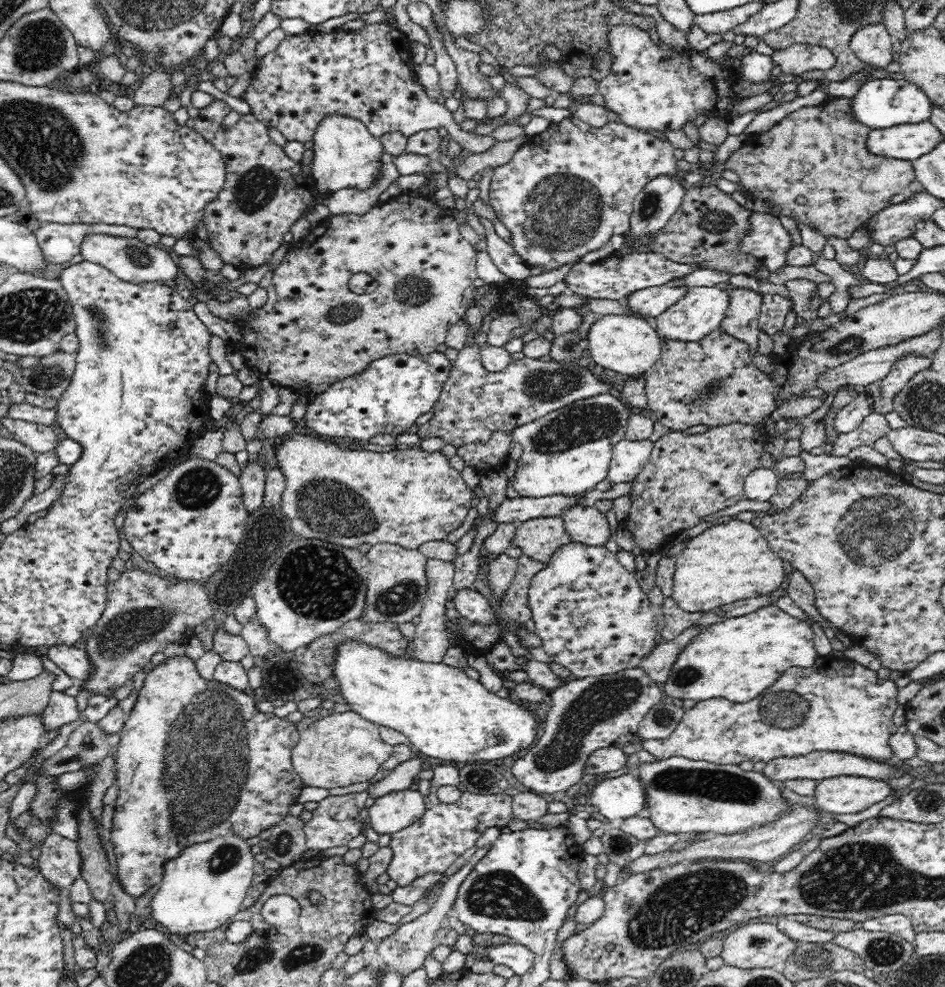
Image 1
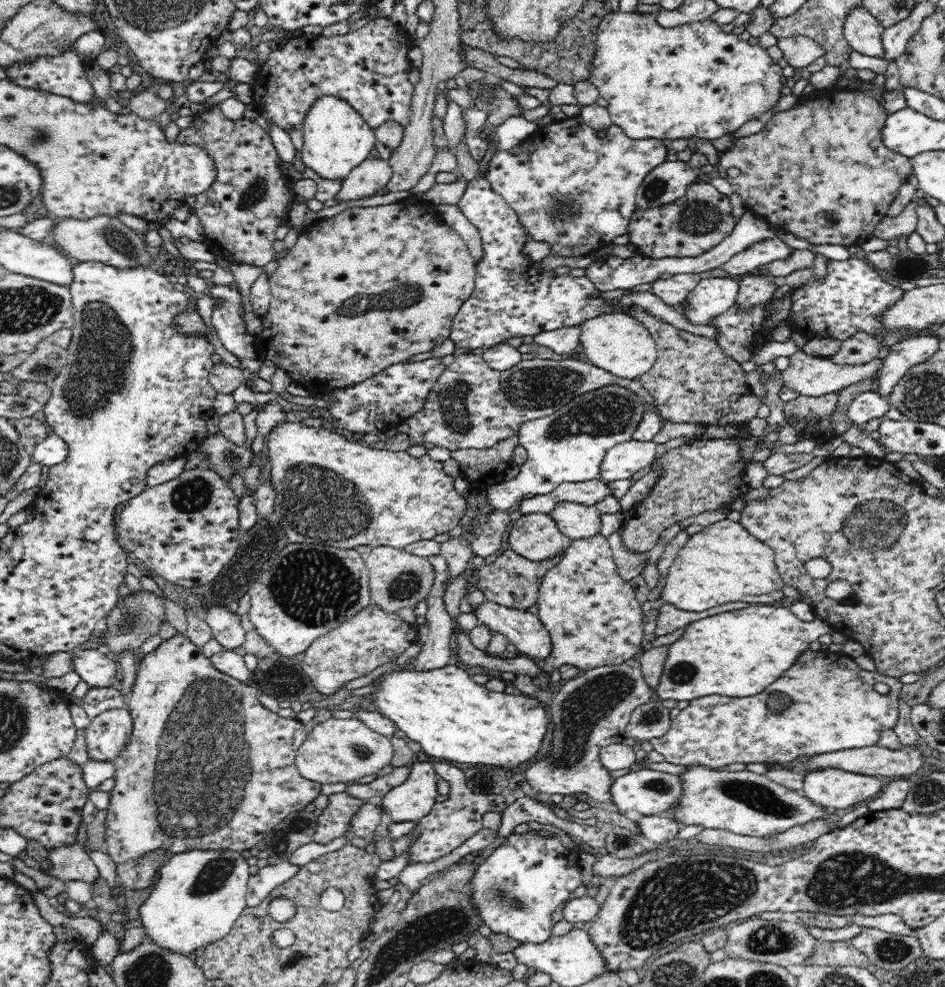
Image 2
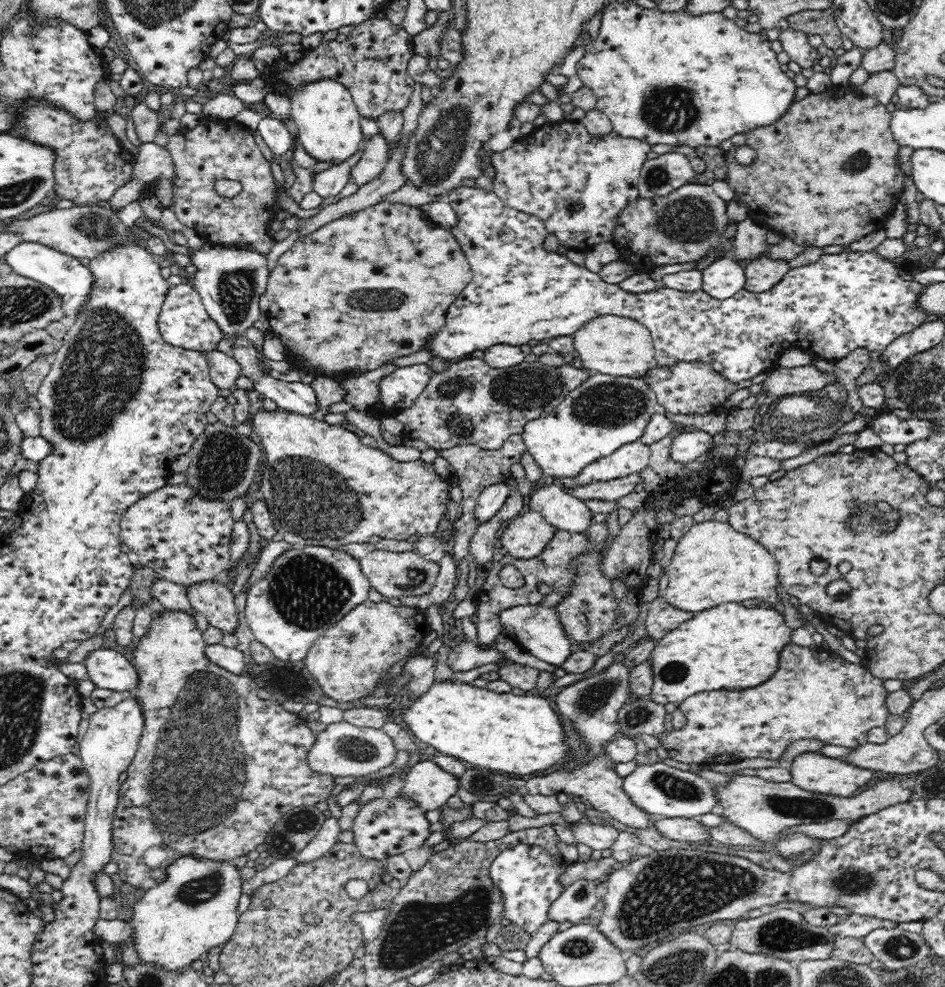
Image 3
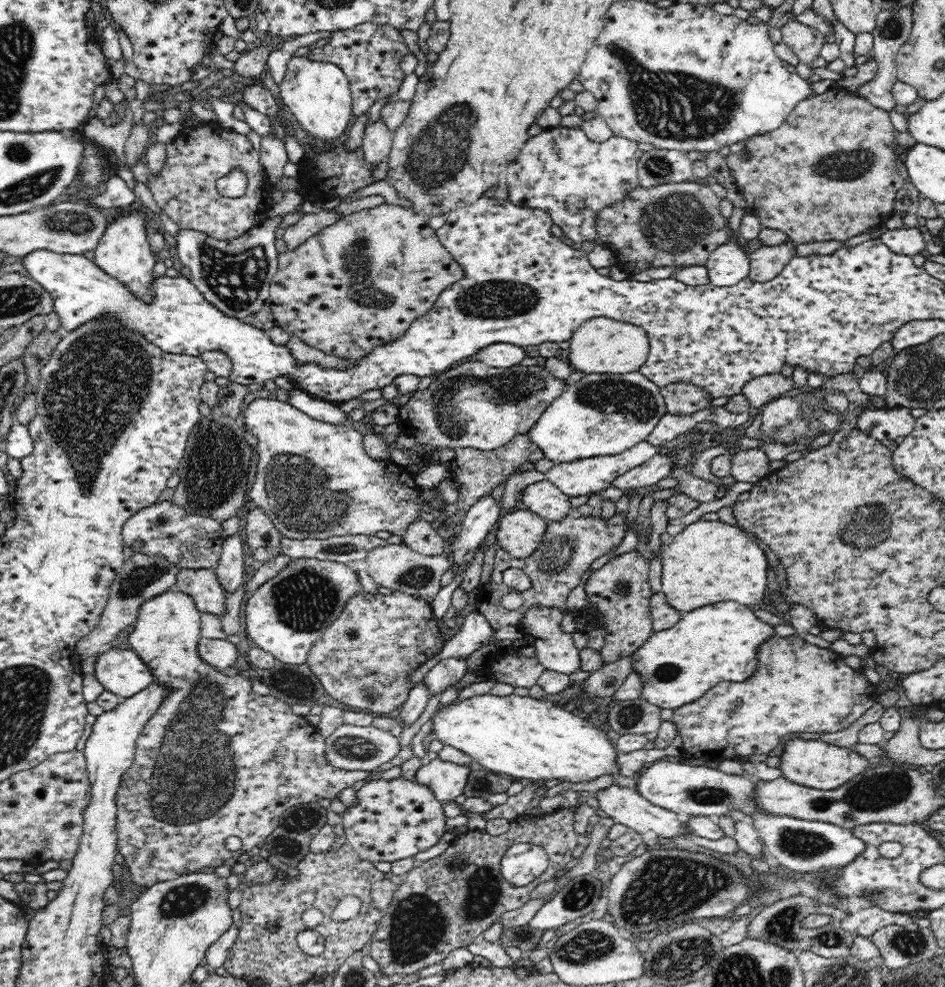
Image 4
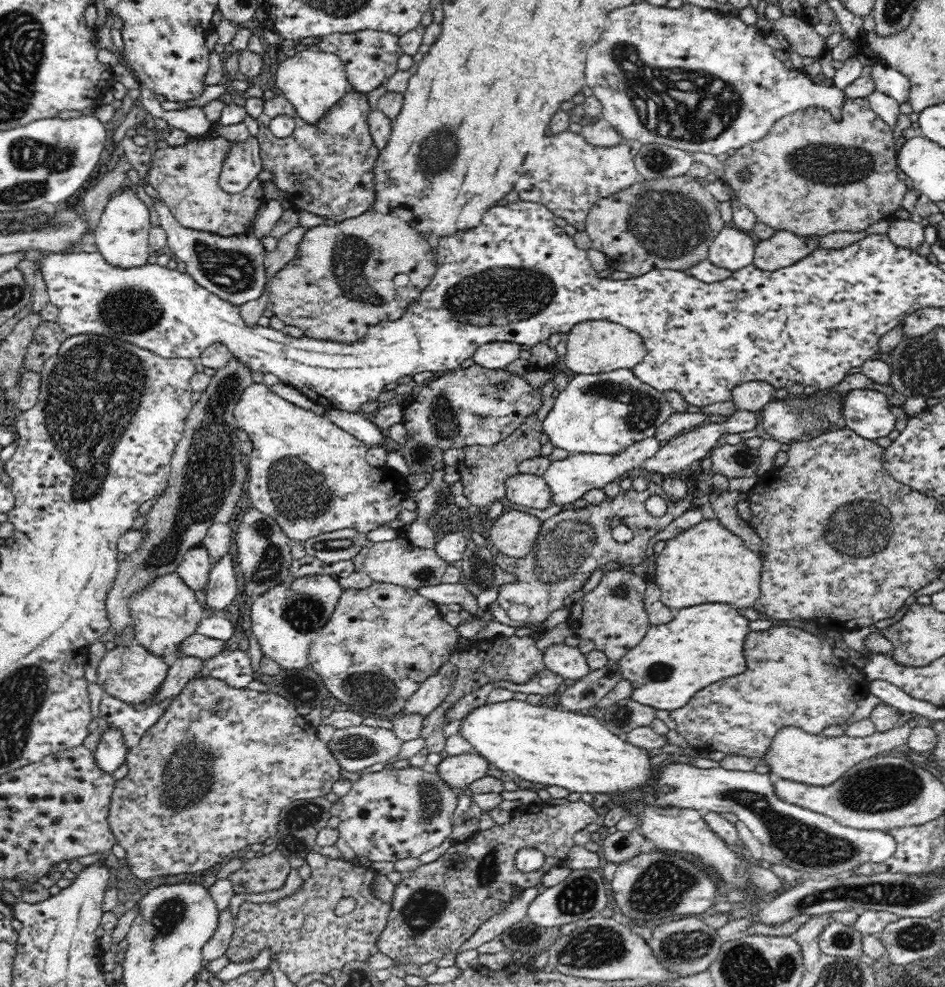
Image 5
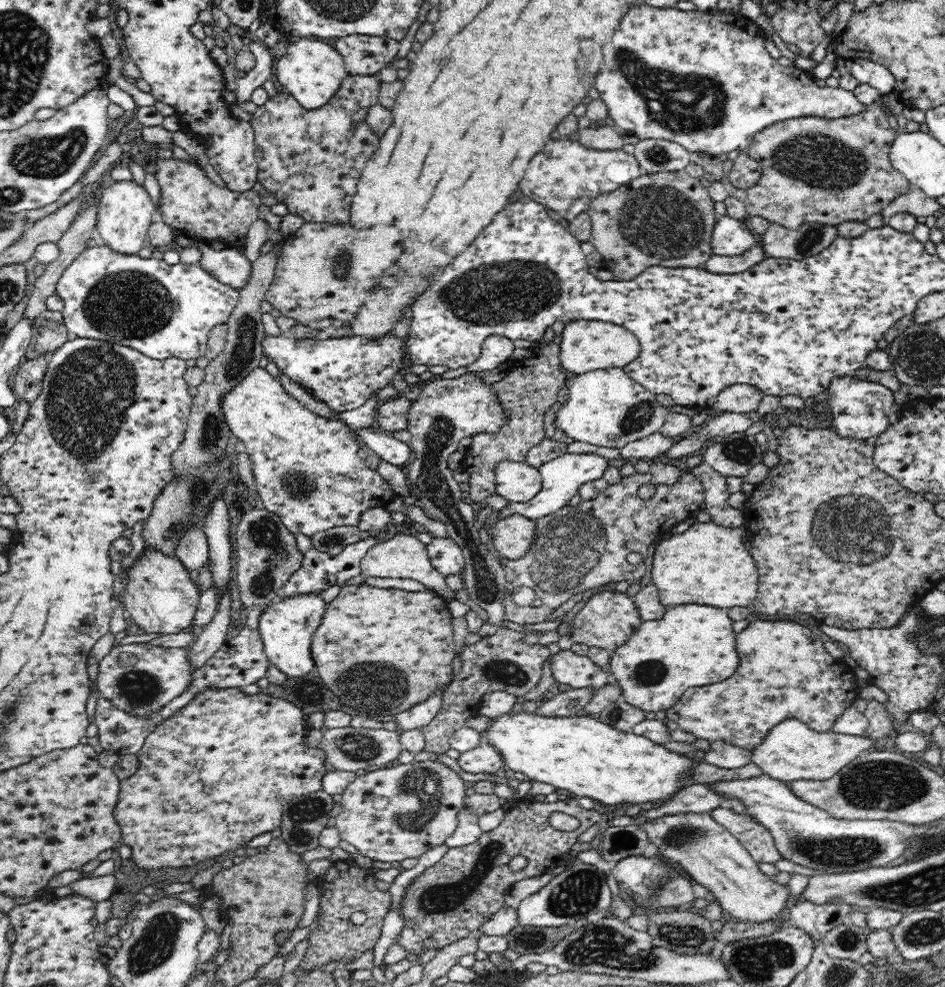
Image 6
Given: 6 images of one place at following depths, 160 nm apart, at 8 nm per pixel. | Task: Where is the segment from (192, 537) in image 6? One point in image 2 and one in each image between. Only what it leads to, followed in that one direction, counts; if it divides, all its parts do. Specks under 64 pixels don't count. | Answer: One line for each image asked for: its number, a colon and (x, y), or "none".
2: (226, 628)
3: (215, 601)
4: (209, 596)
5: (194, 570)

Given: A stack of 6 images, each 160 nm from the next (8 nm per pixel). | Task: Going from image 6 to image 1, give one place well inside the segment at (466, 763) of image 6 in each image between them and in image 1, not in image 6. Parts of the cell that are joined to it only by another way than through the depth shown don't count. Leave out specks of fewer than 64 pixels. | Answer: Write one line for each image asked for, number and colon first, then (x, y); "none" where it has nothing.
1: (390, 813)
2: (409, 802)
3: (426, 784)
4: (446, 780)
5: (458, 771)

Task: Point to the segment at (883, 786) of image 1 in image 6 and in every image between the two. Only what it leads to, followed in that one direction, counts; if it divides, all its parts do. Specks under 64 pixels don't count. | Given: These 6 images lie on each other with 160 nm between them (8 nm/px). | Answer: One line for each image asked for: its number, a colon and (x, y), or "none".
2: (836, 789)
3: (818, 774)
4: (812, 763)
5: (816, 760)
6: (792, 751)

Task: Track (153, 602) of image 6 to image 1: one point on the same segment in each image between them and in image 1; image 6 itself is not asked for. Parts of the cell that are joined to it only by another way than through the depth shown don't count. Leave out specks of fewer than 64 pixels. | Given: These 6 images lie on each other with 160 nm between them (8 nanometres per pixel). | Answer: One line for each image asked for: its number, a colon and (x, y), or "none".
1: (182, 778)
2: (179, 785)
3: (184, 795)
4: (215, 760)
5: (165, 613)

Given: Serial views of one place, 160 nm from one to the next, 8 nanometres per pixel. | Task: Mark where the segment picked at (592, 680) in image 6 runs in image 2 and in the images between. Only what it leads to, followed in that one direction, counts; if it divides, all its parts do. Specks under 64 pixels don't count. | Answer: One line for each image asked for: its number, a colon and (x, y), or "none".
2: (524, 630)
3: (535, 628)
4: (554, 648)
5: (567, 661)

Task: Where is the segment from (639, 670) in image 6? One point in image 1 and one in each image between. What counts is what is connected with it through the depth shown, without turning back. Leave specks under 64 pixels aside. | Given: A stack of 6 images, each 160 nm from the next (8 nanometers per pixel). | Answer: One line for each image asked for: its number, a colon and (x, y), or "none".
1: (736, 659)
2: (737, 654)
3: (731, 647)
4: (718, 643)
5: (703, 644)

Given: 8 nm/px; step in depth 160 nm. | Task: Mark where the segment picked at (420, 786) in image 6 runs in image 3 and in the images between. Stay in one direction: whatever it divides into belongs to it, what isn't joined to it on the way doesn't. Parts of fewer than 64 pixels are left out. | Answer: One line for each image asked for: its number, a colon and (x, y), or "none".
3: (382, 828)
4: (394, 819)
5: (389, 815)

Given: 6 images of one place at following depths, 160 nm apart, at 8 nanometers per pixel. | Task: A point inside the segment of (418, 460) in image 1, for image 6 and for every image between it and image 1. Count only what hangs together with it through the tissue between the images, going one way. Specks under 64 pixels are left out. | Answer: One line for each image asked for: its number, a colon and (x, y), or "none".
2: (330, 491)
3: (323, 487)
4: (315, 480)
5: (311, 477)
6: (310, 471)

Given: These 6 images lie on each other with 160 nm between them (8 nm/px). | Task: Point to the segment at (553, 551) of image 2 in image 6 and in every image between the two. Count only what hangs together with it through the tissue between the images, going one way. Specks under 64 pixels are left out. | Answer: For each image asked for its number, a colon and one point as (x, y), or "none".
3: (526, 536)
4: (521, 532)
5: (515, 533)
6: (513, 536)

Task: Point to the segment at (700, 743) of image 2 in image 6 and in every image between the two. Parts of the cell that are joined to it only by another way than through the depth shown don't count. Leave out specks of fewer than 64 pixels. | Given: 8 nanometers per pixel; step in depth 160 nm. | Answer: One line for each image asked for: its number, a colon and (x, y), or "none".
3: (816, 695)
4: (799, 687)
5: (802, 684)
6: (784, 673)

